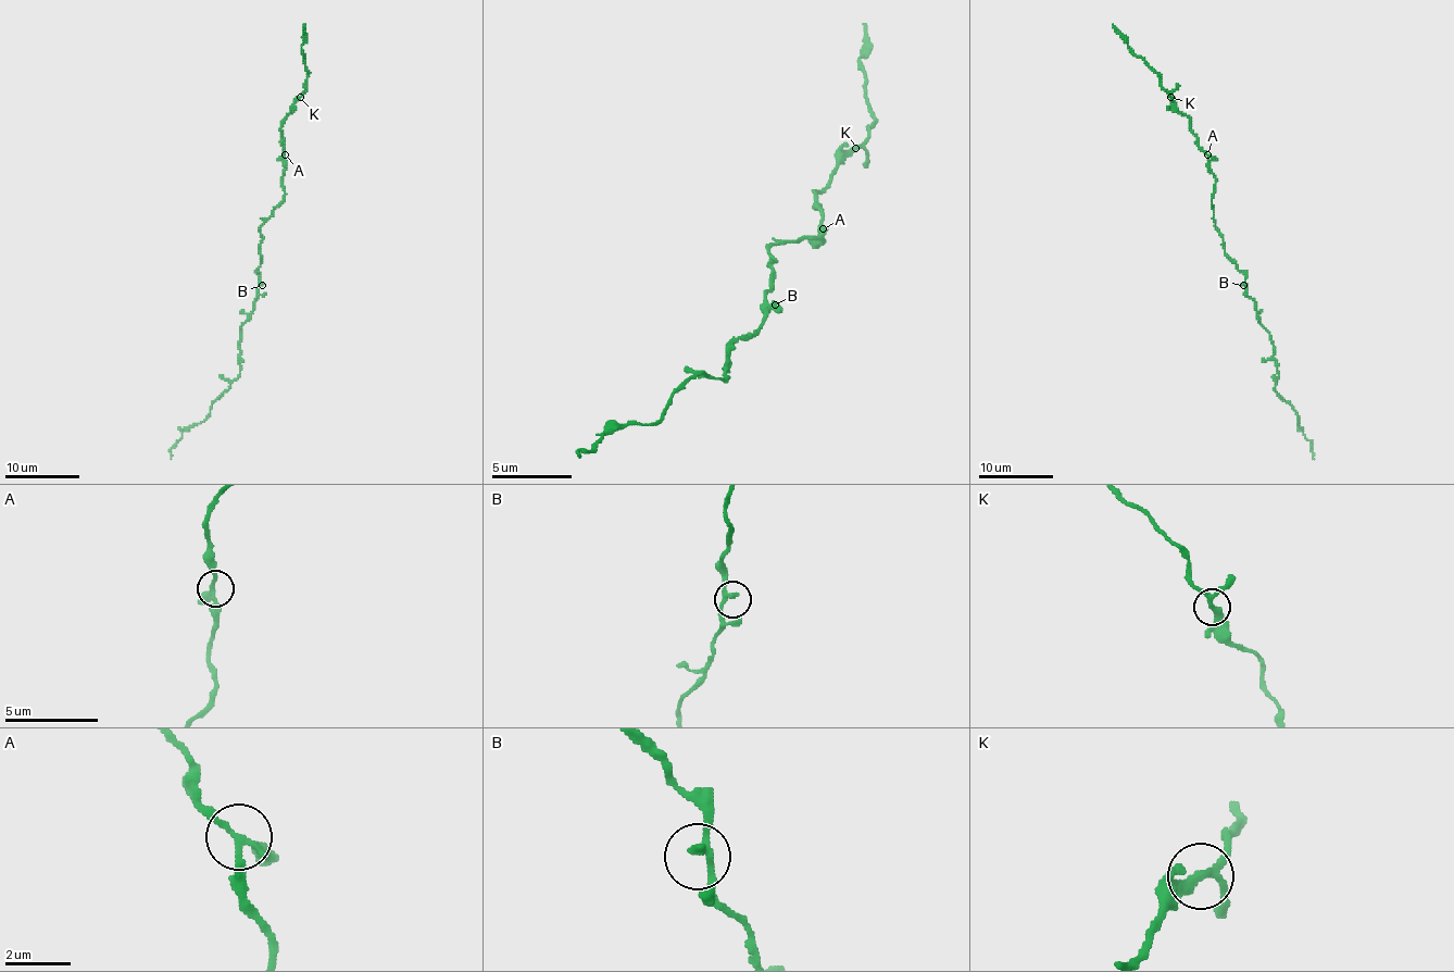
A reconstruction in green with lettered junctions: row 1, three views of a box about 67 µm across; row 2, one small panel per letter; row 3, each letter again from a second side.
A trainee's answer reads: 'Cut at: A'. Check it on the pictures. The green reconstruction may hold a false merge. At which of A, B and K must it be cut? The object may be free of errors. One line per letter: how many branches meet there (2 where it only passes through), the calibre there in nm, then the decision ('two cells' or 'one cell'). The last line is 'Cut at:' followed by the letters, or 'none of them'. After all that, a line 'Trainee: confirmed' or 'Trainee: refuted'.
A: 3 branches meet; 240 nm thick; one cell
B: 2 branches meet; 220 nm thick; one cell
K: 3 branches meet; 220 nm thick; one cell
Cut at: none of them
Trainee: refuted

